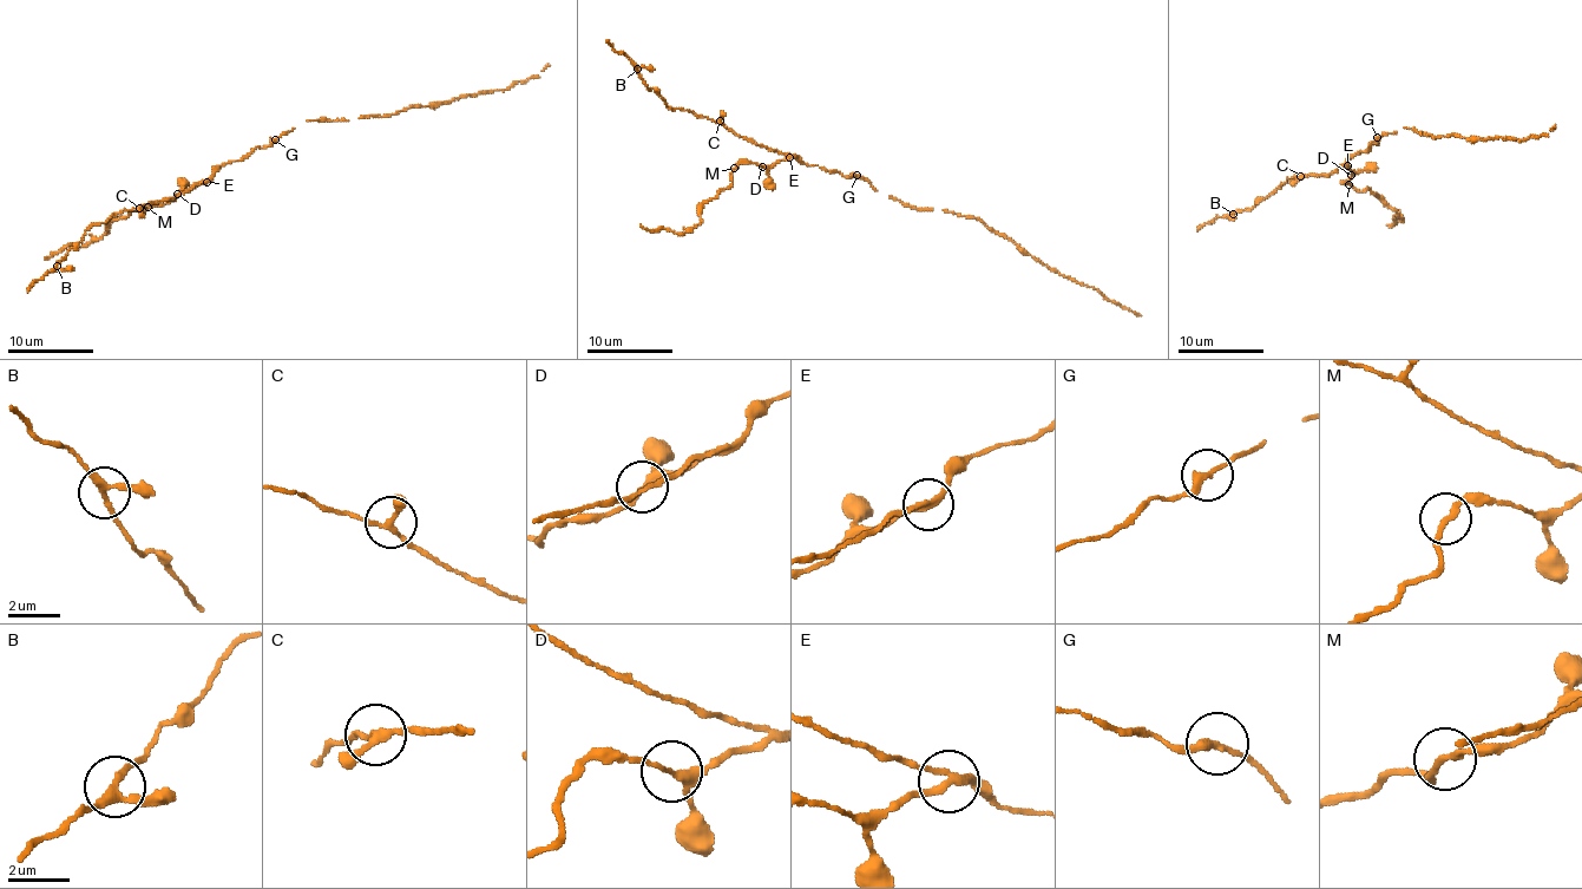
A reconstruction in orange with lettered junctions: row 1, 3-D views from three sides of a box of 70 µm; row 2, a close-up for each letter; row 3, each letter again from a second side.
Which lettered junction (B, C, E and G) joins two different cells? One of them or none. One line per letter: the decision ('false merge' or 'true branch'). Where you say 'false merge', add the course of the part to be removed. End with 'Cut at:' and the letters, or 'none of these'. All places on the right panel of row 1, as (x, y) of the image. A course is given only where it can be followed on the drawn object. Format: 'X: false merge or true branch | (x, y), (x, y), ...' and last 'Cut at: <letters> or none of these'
B: true branch
C: true branch
E: false merge | (1347, 167), (1352, 171), (1345, 183), (1361, 191), (1367, 189), (1402, 219), (1395, 217), (1393, 223), (1386, 224)
G: true branch
Cut at: E

